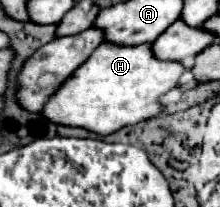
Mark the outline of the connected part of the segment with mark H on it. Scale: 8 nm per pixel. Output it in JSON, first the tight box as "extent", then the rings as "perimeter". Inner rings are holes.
{"extent":[41,42,185,136],"perimeter":[[[103,42],[99,48],[93,50],[93,54],[77,70],[73,70],[73,74],[59,86],[59,90],[49,96],[47,104],[41,110],[41,116],[59,126],[85,128],[99,136],[109,136],[109,134],[121,130],[123,126],[133,126],[133,124],[139,124],[143,120],[157,116],[163,110],[163,106],[159,104],[159,96],[163,96],[171,88],[175,88],[183,72],[185,72],[185,68],[181,62],[179,64],[161,62],[161,60],[153,58],[149,44],[113,46],[113,44]]]}

